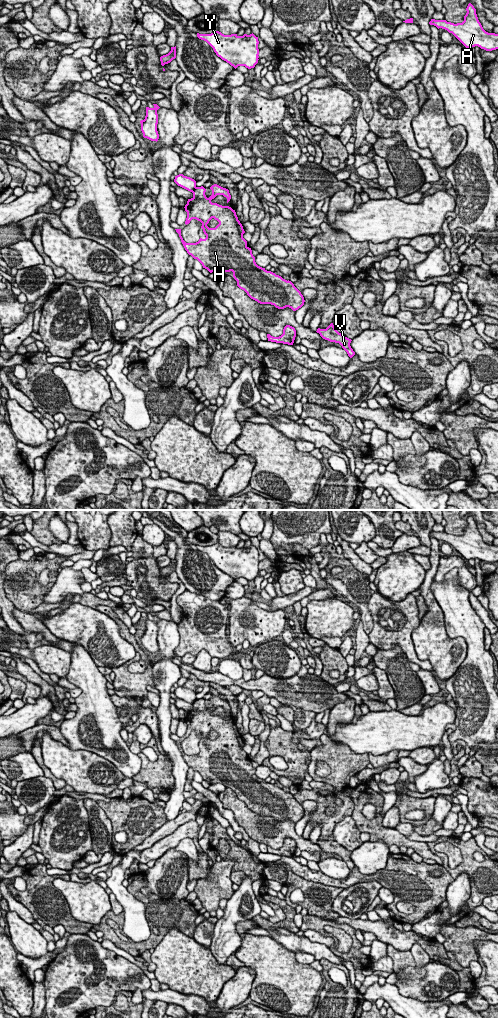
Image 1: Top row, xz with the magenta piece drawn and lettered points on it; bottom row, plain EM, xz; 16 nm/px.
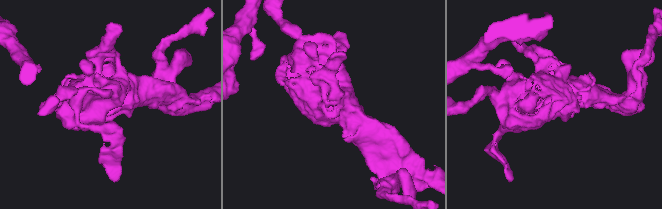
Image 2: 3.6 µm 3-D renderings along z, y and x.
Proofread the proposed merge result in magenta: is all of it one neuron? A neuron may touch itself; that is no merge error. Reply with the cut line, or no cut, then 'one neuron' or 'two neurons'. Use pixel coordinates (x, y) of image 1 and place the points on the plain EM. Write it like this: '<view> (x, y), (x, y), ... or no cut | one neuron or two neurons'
xz (196, 699), (192, 704) | two neurons

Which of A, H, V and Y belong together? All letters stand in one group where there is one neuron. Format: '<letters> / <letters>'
A Y / H V

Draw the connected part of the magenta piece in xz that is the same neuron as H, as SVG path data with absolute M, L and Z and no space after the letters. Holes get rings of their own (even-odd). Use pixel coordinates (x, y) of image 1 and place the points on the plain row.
M217 696L210 701L212 707L207 710L206 701L196 699L192 704L193 709L184 719L187 724L185 736L192 731L200 733L206 750L200 750L196 755L186 755L181 741L175 741L187 765L210 785L232 783L237 798L260 816L271 816L278 821L289 819L293 823L301 820L304 809L291 793L256 776L252 762L243 750L245 743L235 722L211 714L217 707L223 707L228 715L231 711L229 702ZM212 730L219 734L215 740L207 738Z

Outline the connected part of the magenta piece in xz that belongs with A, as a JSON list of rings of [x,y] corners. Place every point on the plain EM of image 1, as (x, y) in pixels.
[[[469,515],[462,535],[431,531],[430,537],[452,545],[467,561],[478,558],[486,563],[498,561],[498,546],[486,544],[478,532],[476,521]]]

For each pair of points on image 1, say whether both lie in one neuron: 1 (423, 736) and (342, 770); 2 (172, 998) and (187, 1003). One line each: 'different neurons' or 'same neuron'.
1: different neurons
2: same neuron

